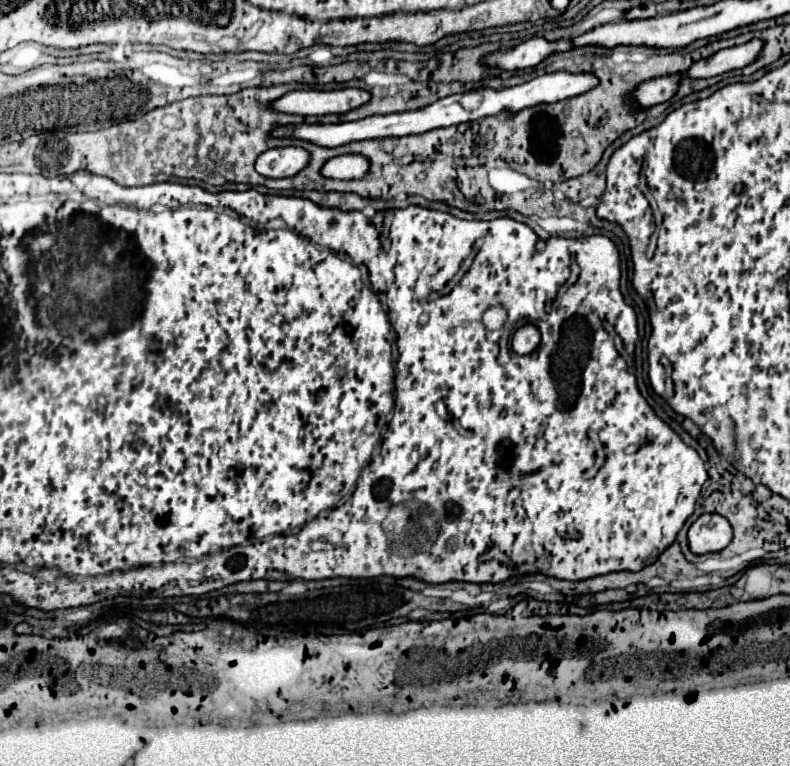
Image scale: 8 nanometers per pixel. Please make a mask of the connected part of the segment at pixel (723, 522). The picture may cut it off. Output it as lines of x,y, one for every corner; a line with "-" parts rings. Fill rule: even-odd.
701,514
689,528
689,546
693,554
723,550
733,538
727,518
721,514

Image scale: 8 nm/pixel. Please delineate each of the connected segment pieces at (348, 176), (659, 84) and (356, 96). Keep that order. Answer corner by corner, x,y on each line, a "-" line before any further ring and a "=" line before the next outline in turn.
345,154
335,156
321,168
321,174
327,178
339,178
339,180
355,180
363,178
369,172
369,160
363,154
=
673,74
673,76
665,76
665,78
653,78
649,82
643,82
639,88
635,88
633,92
633,102
639,108
647,108
647,106
655,106
661,104
665,100
669,100
679,86
681,76
=
361,88
343,90
295,90
273,102
275,110
303,116
345,114
371,100
371,94

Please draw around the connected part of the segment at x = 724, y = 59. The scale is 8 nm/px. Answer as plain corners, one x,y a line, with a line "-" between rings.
753,38
747,44
719,50
717,54
713,54
713,56
701,60
701,62
695,62
689,68
689,76
691,78
711,78
711,76
717,76
717,74
725,74
725,72
731,72
731,70
745,68
747,64
757,60
763,46
765,46
763,40

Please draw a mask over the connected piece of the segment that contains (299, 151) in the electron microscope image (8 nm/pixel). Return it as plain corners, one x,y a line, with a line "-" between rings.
299,146
271,148
257,158
255,170
267,178
289,178
309,164
309,152

